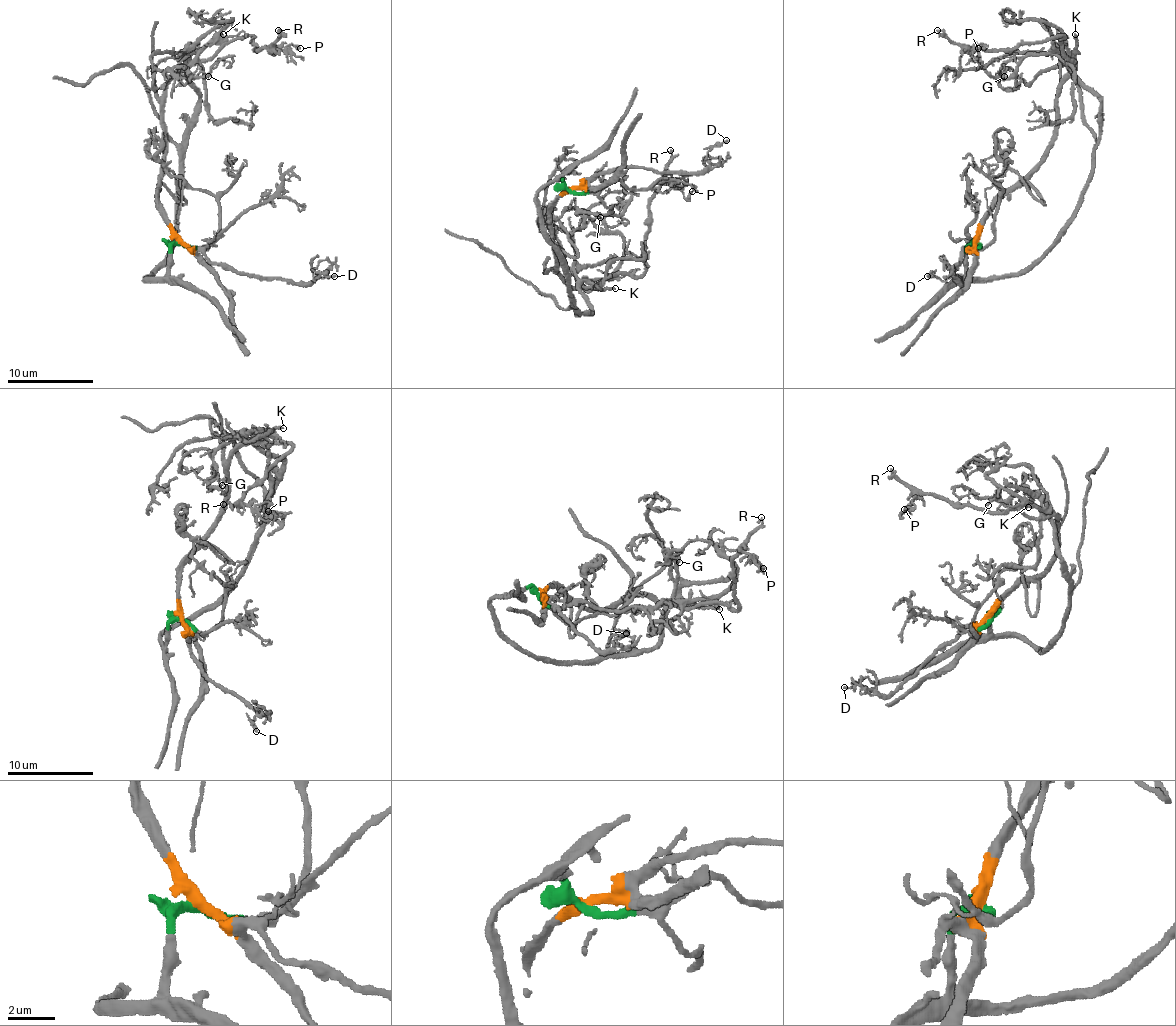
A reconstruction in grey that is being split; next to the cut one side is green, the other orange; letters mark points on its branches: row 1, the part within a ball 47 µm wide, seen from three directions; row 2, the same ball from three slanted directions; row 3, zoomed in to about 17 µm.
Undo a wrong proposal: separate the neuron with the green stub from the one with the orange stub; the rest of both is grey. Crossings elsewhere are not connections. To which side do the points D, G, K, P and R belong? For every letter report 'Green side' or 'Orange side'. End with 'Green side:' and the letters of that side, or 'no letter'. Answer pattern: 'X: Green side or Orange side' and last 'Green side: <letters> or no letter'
D: Orange side
G: Green side
K: Orange side
P: Orange side
R: Orange side
Green side: G

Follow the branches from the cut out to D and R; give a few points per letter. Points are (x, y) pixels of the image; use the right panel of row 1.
D: (977, 241), (957, 263), (955, 273), (960, 282), (951, 278), (942, 280), (934, 273), (927, 275)
R: (977, 241), (985, 213), (1041, 160), (1073, 62), (1060, 36), (970, 49), (936, 30)

